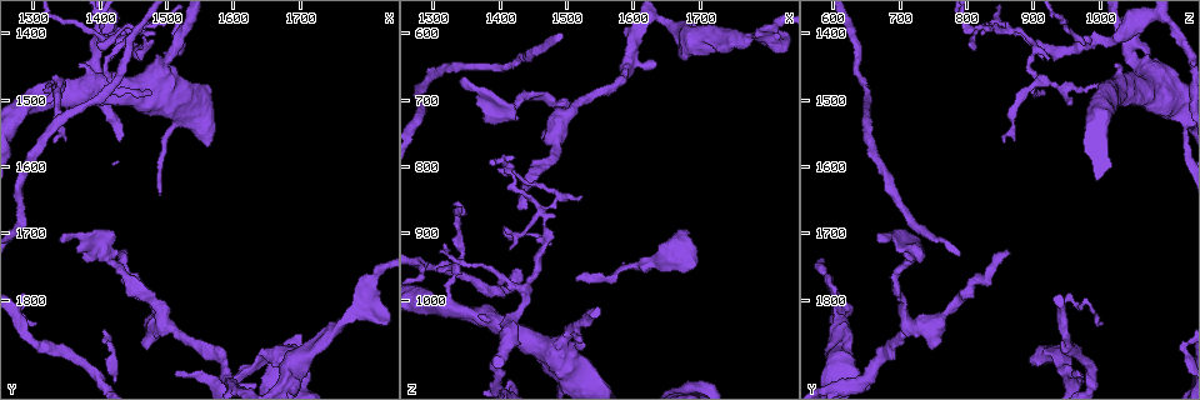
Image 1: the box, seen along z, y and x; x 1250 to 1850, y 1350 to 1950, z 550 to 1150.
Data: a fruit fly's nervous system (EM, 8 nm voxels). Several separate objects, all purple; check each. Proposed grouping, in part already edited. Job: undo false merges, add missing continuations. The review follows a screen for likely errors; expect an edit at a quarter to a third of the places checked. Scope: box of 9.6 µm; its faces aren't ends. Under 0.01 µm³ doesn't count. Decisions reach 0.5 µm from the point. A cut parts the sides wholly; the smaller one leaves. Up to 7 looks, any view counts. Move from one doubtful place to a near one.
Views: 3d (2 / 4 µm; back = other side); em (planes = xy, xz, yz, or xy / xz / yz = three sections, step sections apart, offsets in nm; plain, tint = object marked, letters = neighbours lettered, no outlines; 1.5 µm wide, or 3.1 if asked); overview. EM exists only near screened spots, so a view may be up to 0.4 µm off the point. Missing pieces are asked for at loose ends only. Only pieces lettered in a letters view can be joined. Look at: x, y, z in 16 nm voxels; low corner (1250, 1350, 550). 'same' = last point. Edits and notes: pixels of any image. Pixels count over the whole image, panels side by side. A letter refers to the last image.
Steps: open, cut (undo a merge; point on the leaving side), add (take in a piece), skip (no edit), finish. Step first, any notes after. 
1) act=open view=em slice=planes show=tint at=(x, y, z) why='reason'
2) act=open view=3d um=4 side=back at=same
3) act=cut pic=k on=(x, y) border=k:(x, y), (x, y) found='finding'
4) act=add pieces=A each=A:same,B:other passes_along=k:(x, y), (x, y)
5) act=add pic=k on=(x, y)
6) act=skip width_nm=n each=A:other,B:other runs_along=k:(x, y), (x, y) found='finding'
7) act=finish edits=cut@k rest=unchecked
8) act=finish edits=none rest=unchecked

act=open view=3d um=4 at=(1300, 1865, 955)

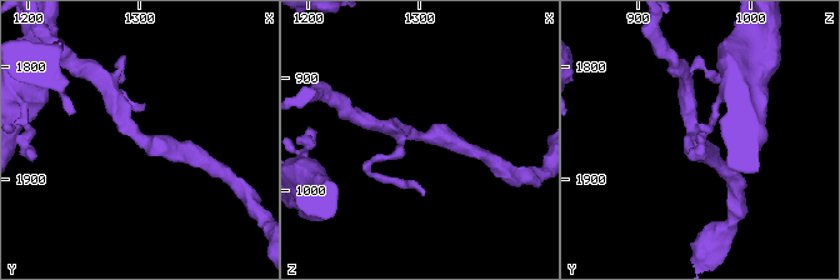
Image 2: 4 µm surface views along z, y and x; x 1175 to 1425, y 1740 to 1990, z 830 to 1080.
act=open view=em slice=planes show=plain at=(1298, 1860, 954) arm_widths_nm=220,220 why='now the EM'

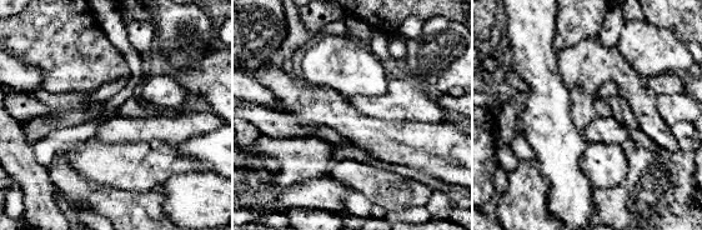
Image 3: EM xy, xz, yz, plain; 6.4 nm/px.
act=open view=em slice=planes show=letters at=same

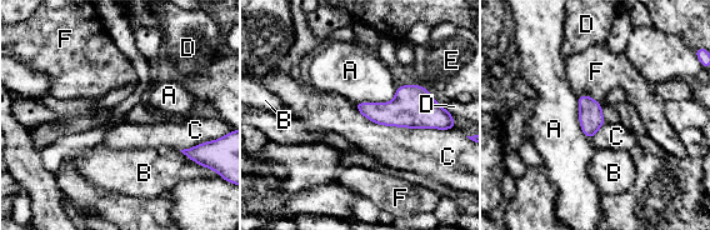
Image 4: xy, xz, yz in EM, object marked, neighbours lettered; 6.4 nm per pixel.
act=skip each=A:other,B:other,C:other,D:other,E:other,F:other border=4:(353, 104), (375, 123), (450, 129) found='continuous, no second cell'

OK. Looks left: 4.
act=open view=em slice=xy step=4 show=tint at=(1465, 1395, 870) why='branch point'

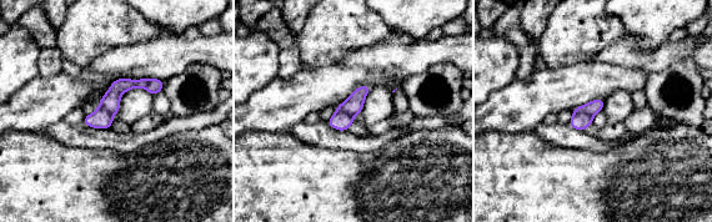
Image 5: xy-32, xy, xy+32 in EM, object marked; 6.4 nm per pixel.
act=open view=em slice=planes show=tint at=same

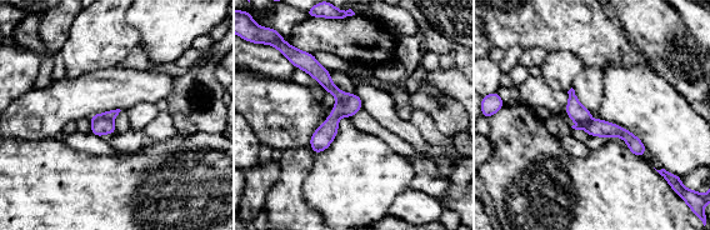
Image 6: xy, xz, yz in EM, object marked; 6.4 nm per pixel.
act=open view=em slice=planes show=letters at=same why='see the neighbours'

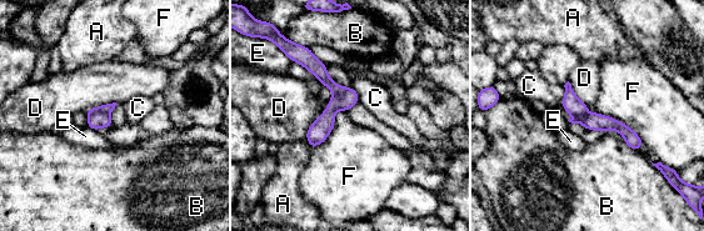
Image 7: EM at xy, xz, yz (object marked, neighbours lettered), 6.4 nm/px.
act=cut pic=7 on=(106, 109) width_nm=120 each=A:other,B:other,C:other,D:other,E:other,F:other part_leaving=7:(349, 90), (330, 111), (313, 142) found='two cells meet here'

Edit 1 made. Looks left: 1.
act=finish edits=cut@7 rest=unchecked

